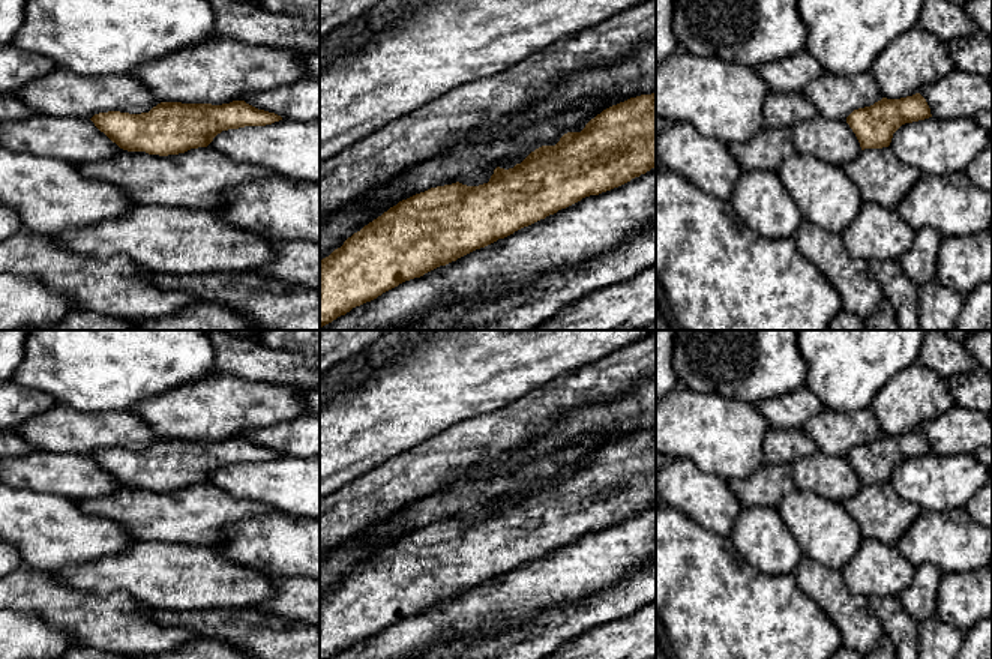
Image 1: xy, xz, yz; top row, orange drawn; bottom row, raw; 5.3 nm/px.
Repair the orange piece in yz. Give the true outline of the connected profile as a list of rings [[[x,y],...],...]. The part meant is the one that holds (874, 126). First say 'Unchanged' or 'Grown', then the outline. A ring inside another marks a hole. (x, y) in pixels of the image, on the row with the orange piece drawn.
Unchanged. [[[915,93],[900,99],[875,102],[870,107],[854,110],[846,123],[855,134],[861,150],[888,147],[893,134],[905,123],[932,117],[926,99]]]

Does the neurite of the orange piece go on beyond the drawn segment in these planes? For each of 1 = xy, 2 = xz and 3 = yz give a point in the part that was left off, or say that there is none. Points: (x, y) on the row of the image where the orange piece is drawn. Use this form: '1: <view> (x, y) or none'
1: none
2: none
3: none

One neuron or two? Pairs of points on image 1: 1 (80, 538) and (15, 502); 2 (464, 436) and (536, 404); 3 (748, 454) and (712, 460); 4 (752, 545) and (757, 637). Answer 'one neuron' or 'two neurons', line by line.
1: one neuron
2: one neuron
3: one neuron
4: two neurons

